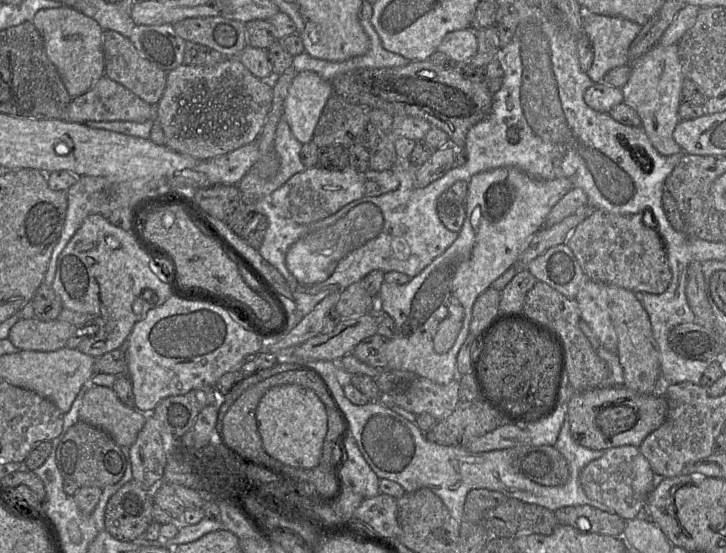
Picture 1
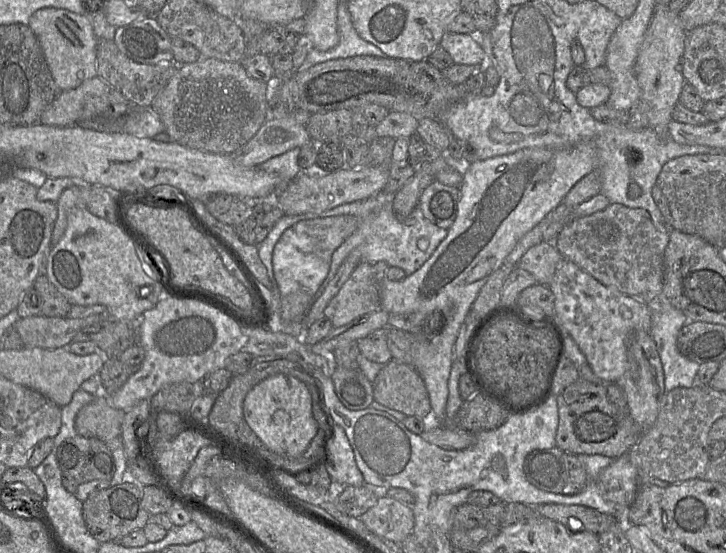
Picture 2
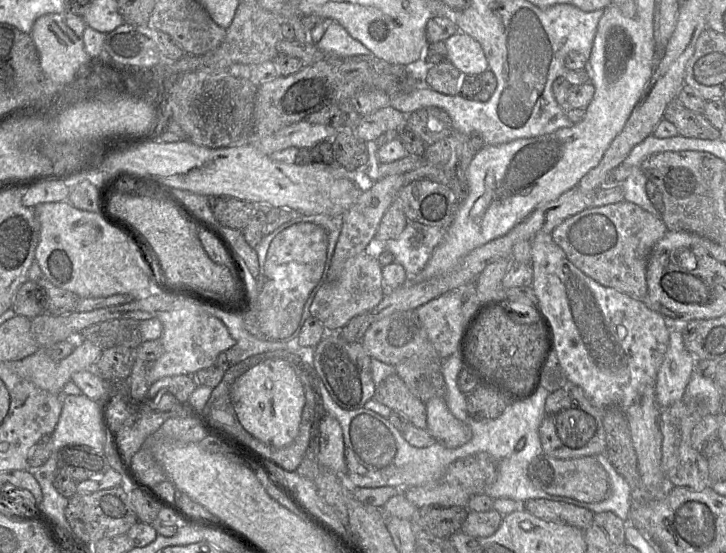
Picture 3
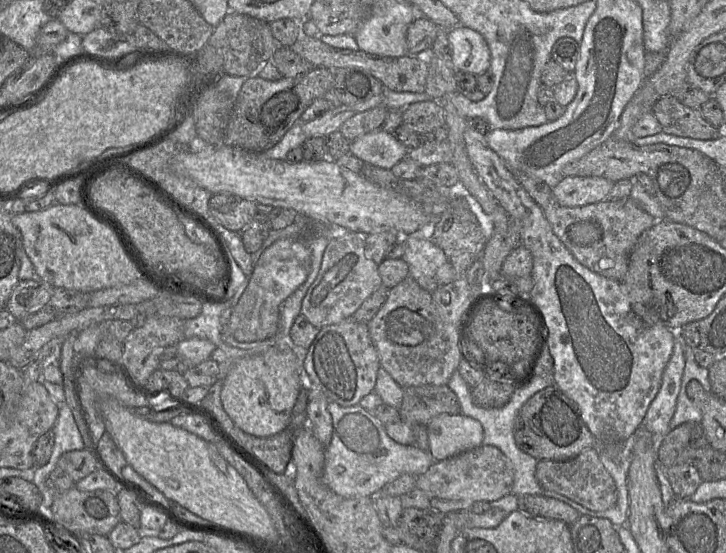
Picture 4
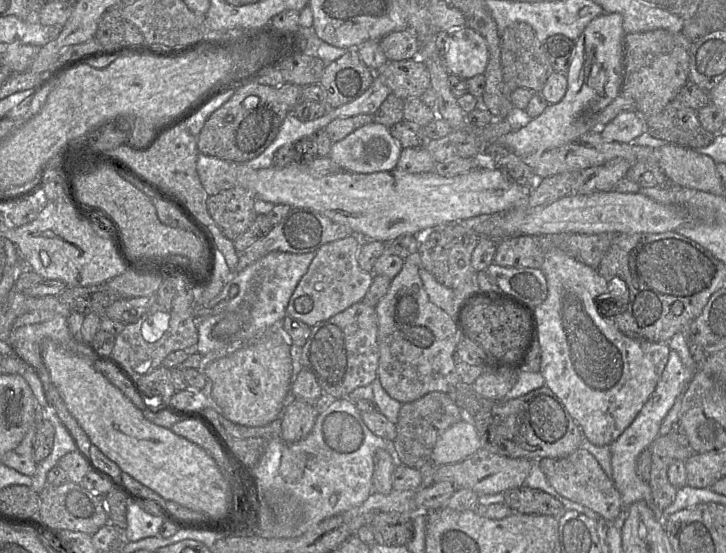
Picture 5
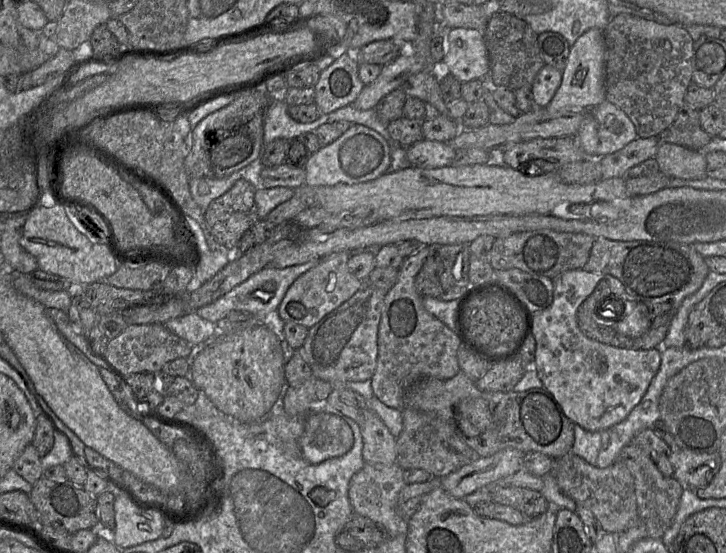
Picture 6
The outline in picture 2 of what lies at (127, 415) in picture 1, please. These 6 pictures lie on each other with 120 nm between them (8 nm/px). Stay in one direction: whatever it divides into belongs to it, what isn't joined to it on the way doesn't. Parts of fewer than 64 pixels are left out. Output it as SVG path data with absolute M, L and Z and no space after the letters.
M99 394L78 412L75 429L83 437L112 441L122 438L124 417L124 410L111 406L106 394Z

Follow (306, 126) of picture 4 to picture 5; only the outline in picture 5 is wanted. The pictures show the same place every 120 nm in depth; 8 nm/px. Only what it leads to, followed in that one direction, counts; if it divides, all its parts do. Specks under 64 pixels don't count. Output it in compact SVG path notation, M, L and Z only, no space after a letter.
M380 73L375 74L373 83L361 96L340 107L329 109L328 114L331 115L330 120L324 125L319 126L318 130L324 129L331 121L337 118L359 114L373 115L391 93L391 89L386 85Z

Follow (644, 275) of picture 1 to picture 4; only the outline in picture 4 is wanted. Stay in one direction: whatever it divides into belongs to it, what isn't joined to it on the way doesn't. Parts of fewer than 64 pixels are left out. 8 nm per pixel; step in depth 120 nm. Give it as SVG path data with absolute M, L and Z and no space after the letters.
M516 176L521 188L541 207L554 234L575 259L591 271L607 278L623 281L629 257L640 235L651 228L656 219L633 200L604 200L598 203L566 207L559 205L546 182L528 176Z

